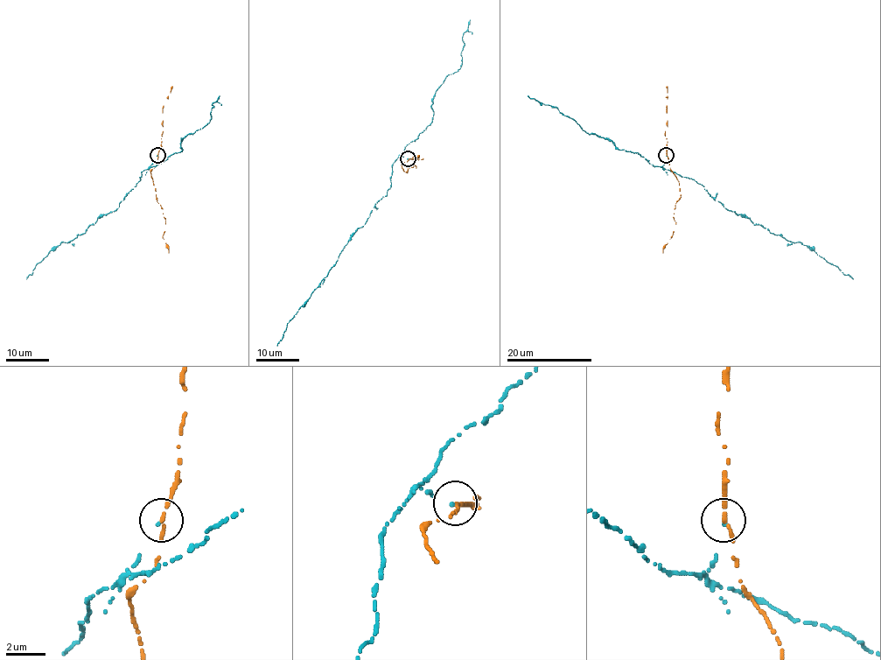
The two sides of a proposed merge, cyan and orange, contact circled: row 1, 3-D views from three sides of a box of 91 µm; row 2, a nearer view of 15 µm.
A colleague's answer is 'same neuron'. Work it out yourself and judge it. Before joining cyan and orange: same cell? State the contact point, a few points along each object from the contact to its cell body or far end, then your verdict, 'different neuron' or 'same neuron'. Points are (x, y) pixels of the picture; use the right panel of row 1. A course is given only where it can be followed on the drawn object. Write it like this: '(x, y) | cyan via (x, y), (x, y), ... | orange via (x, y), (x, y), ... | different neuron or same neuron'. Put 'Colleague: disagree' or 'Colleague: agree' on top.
Colleague: disagree
(666, 155) | cyan via (667, 155), (665, 169), (702, 184), (727, 210), (747, 217), (753, 225), (809, 246), (853, 279) | orange via (667, 154), (679, 183), (680, 197), (674, 208), (674, 231), (663, 252) | different neuron

